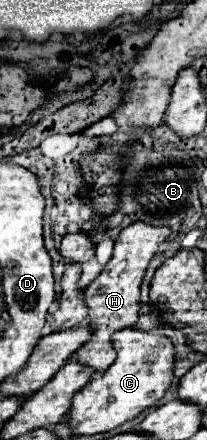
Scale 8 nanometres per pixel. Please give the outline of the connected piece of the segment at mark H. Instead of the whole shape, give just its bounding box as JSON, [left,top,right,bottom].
[75,220,171,370]

